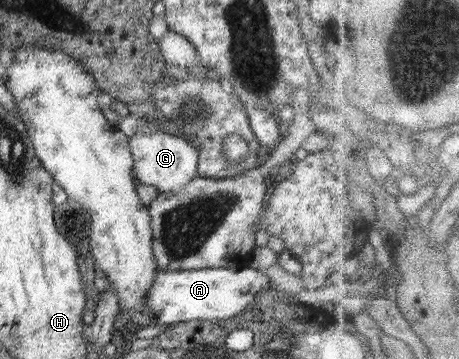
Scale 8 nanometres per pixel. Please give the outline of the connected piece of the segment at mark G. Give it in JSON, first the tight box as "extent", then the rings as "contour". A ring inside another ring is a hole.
{"extent":[129,131,199,192],"contour":[[[167,131],[136,132],[129,138],[129,147],[134,159],[133,177],[138,184],[155,186],[158,192],[181,189],[197,174],[199,152],[191,142],[172,136]]]}

